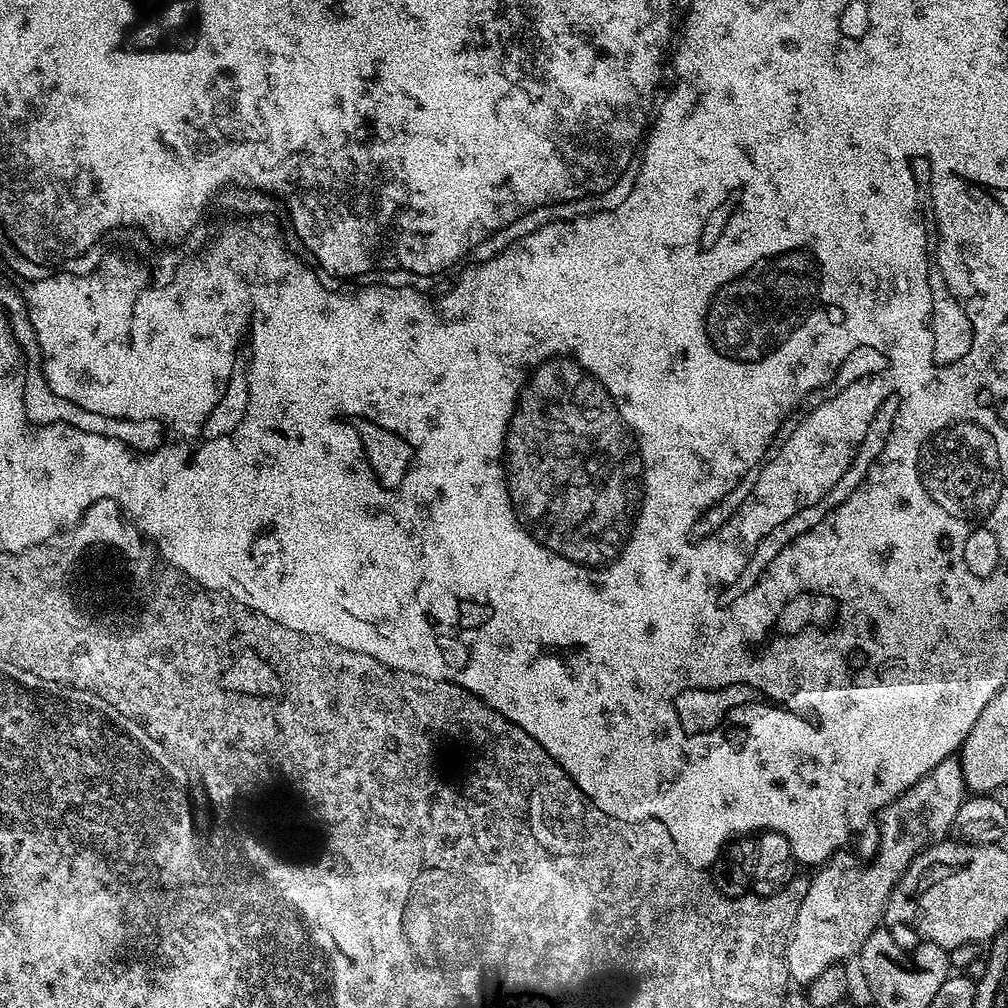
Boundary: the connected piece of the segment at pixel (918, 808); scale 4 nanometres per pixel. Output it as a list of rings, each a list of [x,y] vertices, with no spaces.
[[[949,758],[938,762],[938,766],[930,770],[930,774],[914,782],[914,786],[906,789],[901,796],[894,802],[890,802],[878,814],[880,846],[872,864],[860,869],[844,869],[843,862],[840,858],[836,858],[824,864],[817,871],[820,873],[816,877],[811,877],[808,890],[798,906],[798,918],[794,918],[792,934],[788,938],[788,949],[784,952],[784,961],[788,964],[788,975],[795,983],[797,980],[802,984],[800,986],[808,986],[823,971],[847,961],[847,956],[855,957],[859,953],[866,938],[870,938],[870,934],[881,927],[890,894],[902,878],[904,871],[910,866],[910,862],[914,862],[919,852],[924,852],[932,844],[939,844],[952,832],[952,824],[948,821],[948,816],[956,816],[965,799],[966,789],[959,759]]]

